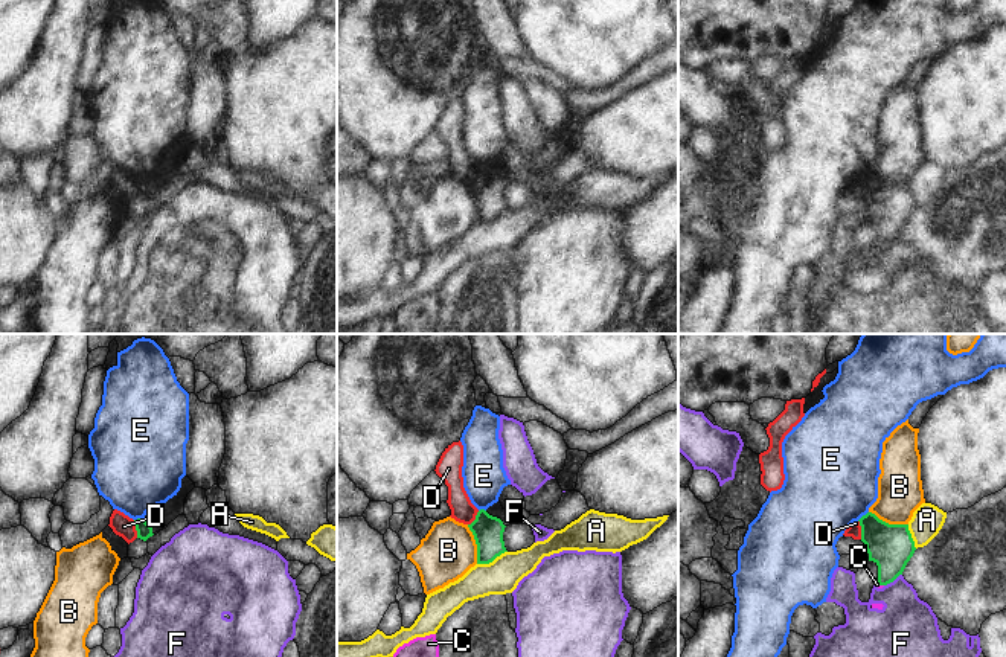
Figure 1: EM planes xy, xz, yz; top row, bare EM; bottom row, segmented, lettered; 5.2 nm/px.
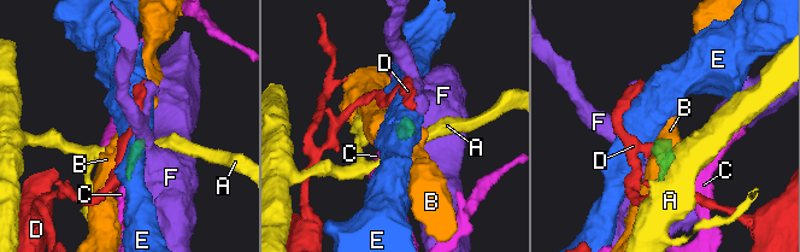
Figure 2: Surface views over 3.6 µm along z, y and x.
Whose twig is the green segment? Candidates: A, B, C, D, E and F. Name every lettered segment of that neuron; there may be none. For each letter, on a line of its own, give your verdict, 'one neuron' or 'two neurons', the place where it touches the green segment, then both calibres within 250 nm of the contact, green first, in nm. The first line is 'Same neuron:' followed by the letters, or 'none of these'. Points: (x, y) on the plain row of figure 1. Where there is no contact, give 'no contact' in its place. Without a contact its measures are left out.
Same neuron: C
A: two neurons | xz (491, 220) | 160/190 nm
B: two neurons | xz (476, 201) | 160/300 nm
C: one neuron | yz (880, 243) | 240/20 nm
D: two neurons | yz (861, 188) | 240/70 nm
E: two neurons | yz (863, 174) | 240/500 nm
F: two neurons | yz (892, 240) | 240/320 nm

